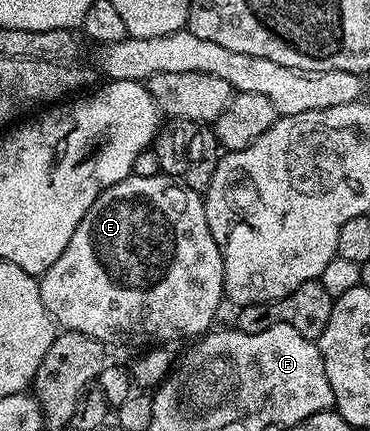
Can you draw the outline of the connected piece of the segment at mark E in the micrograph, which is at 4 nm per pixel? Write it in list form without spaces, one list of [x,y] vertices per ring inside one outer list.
[[[161,172],[152,175],[134,173],[120,179],[120,183],[105,189],[96,199],[96,203],[92,203],[84,219],[80,219],[76,231],[72,231],[72,239],[68,239],[68,247],[64,247],[64,255],[60,255],[60,259],[56,259],[56,263],[52,263],[52,267],[48,267],[48,271],[38,277],[38,286],[40,303],[44,303],[55,326],[63,330],[80,331],[80,335],[92,335],[92,339],[101,341],[107,347],[113,347],[113,345],[162,347],[167,344],[165,341],[178,341],[181,337],[190,337],[189,339],[202,337],[215,324],[214,316],[217,315],[218,308],[224,305],[222,249],[216,243],[216,239],[212,239],[212,231],[208,231],[206,202],[203,194],[199,190],[190,189],[181,180],[167,177]]]

